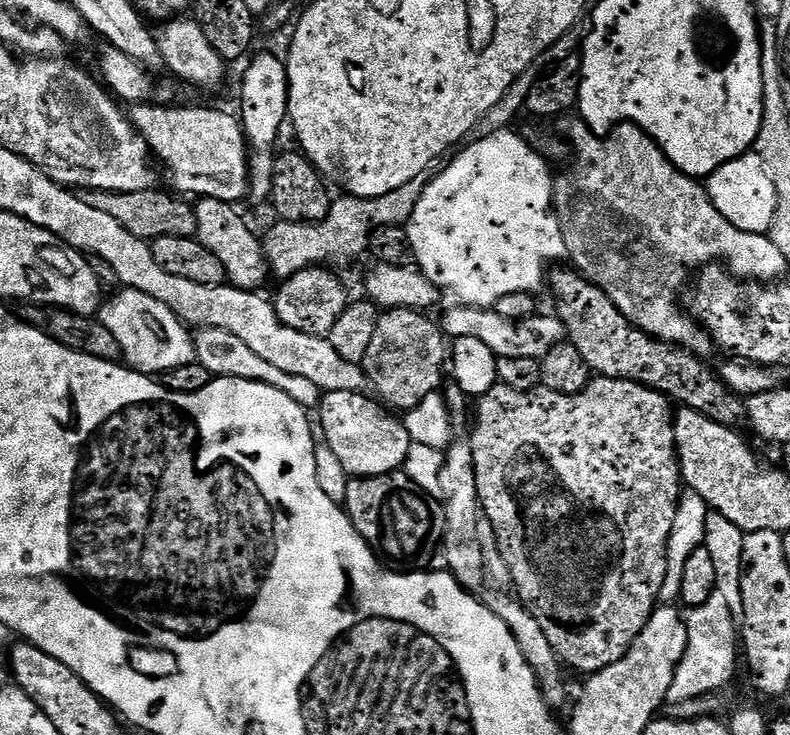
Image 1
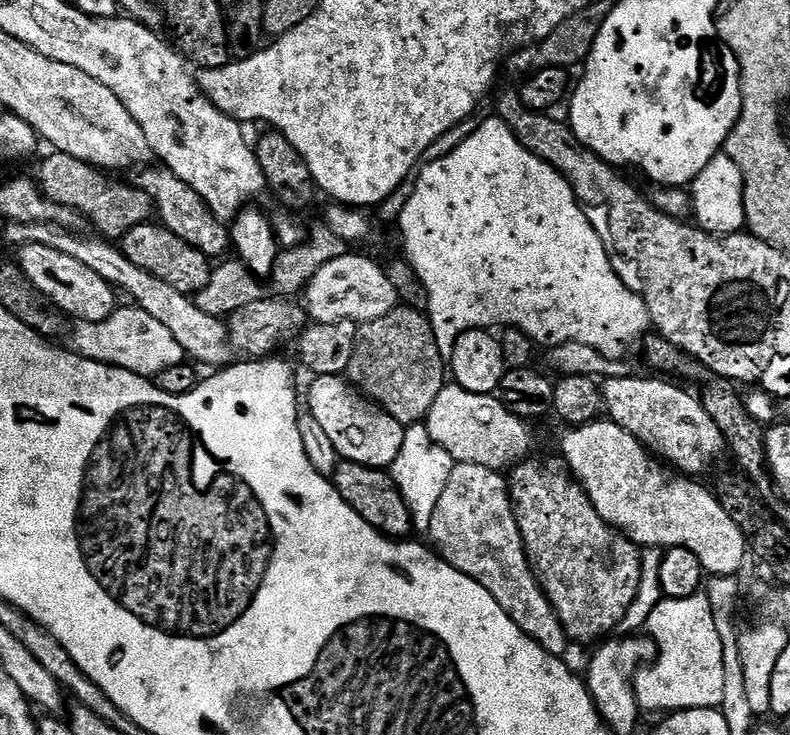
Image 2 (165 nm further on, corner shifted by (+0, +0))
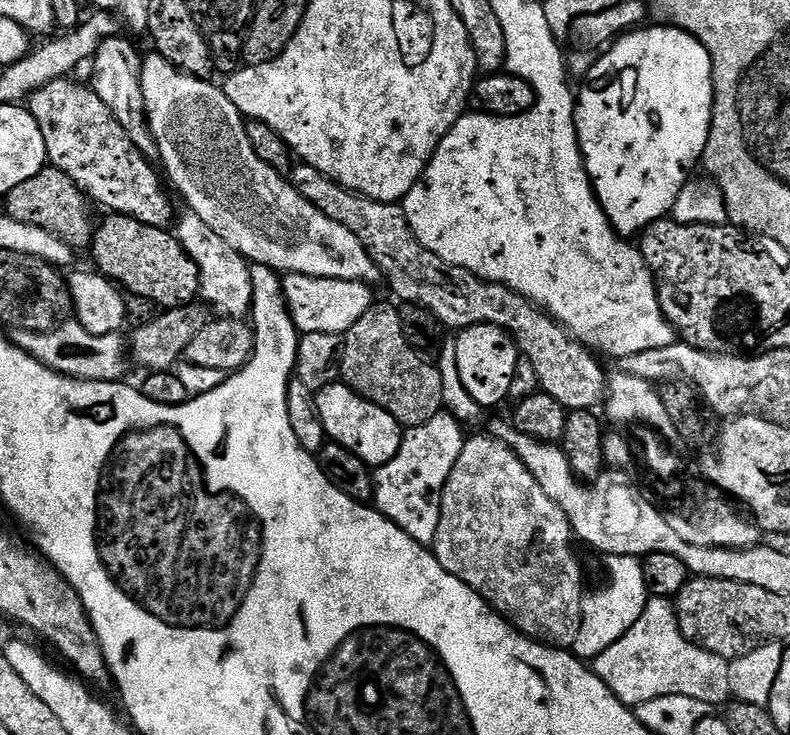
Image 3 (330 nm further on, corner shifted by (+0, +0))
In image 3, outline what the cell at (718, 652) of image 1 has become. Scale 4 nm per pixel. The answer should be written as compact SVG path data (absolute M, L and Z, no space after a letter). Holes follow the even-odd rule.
M664 598L649 599L638 622L634 622L634 626L630 626L610 650L602 650L602 654L590 664L608 689L629 706L650 702L663 695L686 695L713 706L727 705L732 696L728 666L729 661L691 644L680 633L676 609Z

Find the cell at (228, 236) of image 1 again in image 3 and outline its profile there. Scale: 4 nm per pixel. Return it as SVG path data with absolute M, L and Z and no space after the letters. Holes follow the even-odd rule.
M75 79L55 80L33 92L26 101L26 107L41 127L48 151L47 163L62 170L84 191L89 201L108 208L109 213L117 216L129 216L146 226L168 228L173 223L172 208L168 205L168 196L160 185L161 175L155 172L153 161L149 160L136 148L126 134L126 130L115 120L106 104L92 92L87 83L75 84Z

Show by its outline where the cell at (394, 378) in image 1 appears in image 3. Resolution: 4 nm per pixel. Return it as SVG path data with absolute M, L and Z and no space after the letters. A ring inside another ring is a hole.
M376 302L342 336L340 376L343 383L359 396L382 406L405 429L417 428L445 407L445 377L435 363L427 364L424 360L427 359L410 346L402 330L400 308Z

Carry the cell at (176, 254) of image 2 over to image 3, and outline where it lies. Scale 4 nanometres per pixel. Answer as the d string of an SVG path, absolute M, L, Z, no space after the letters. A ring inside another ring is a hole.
M105 215L90 245L92 260L101 276L107 276L125 293L141 296L161 309L184 307L200 293L199 269L168 228L146 226L129 216Z

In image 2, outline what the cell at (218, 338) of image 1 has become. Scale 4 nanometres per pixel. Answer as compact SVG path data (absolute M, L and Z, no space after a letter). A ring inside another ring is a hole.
M13 224L7 225L4 236L15 246L26 244L41 244L50 246L54 250L62 250L62 254L70 254L70 258L78 258L82 266L90 266L94 274L98 274L113 289L121 287L134 297L135 307L146 310L150 318L155 318L174 334L174 342L182 346L185 357L191 358L197 365L209 364L212 370L220 370L231 365L234 360L232 343L228 337L228 325L218 317L198 310L192 296L184 296L174 286L162 282L162 278L154 278L142 266L134 266L130 258L124 256L123 251L115 243L103 238L91 240L88 236L79 236L79 231L61 228L58 224Z

